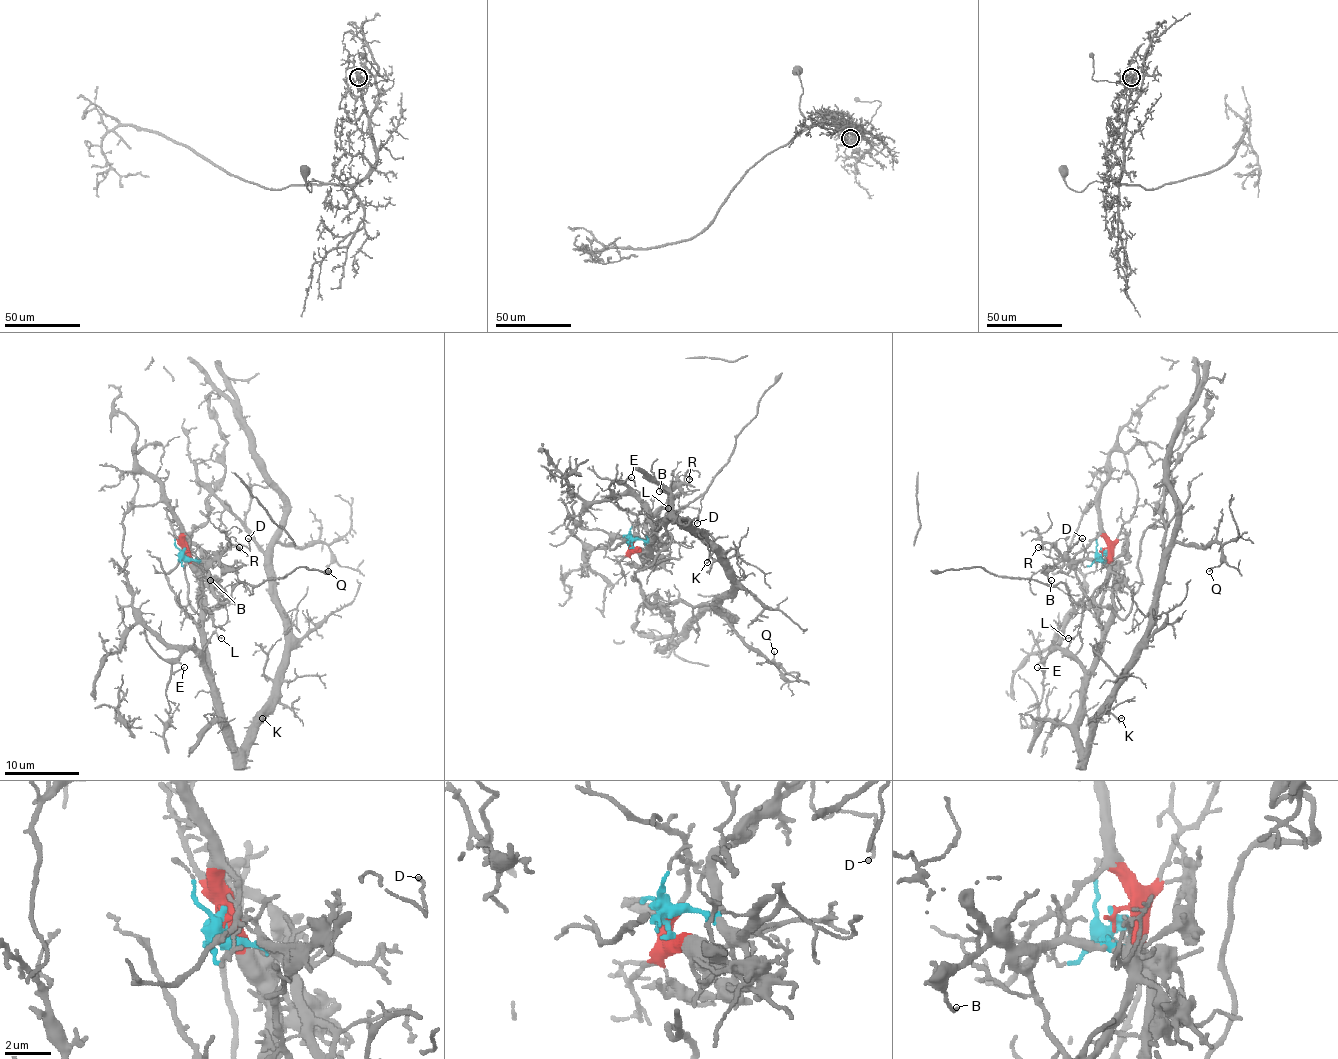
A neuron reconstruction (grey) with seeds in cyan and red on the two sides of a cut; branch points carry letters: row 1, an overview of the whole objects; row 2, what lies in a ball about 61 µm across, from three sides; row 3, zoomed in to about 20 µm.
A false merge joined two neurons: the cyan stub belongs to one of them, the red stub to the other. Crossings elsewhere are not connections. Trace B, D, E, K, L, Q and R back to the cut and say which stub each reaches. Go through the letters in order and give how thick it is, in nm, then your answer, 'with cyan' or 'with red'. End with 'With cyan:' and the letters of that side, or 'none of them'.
B: calibre 100 nm; with cyan
D: calibre 140 nm; with cyan
E: calibre 100 nm; with red
K: calibre 180 nm; with red
L: calibre 110 nm; with red
Q: calibre 130 nm; with red
R: calibre 130 nm; with cyan
With cyan: B, D, R

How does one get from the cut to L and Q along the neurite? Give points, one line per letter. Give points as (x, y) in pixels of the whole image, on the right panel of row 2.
L: (1103, 553), (1108, 551), (1113, 579), (1104, 650), (1087, 669), (1076, 656), (1081, 637), (1078, 633), (1068, 639)
Q: (1103, 553), (1113, 609), (1087, 686), (1085, 747), (1147, 627), (1172, 547), (1218, 543), (1221, 562), (1208, 571)

